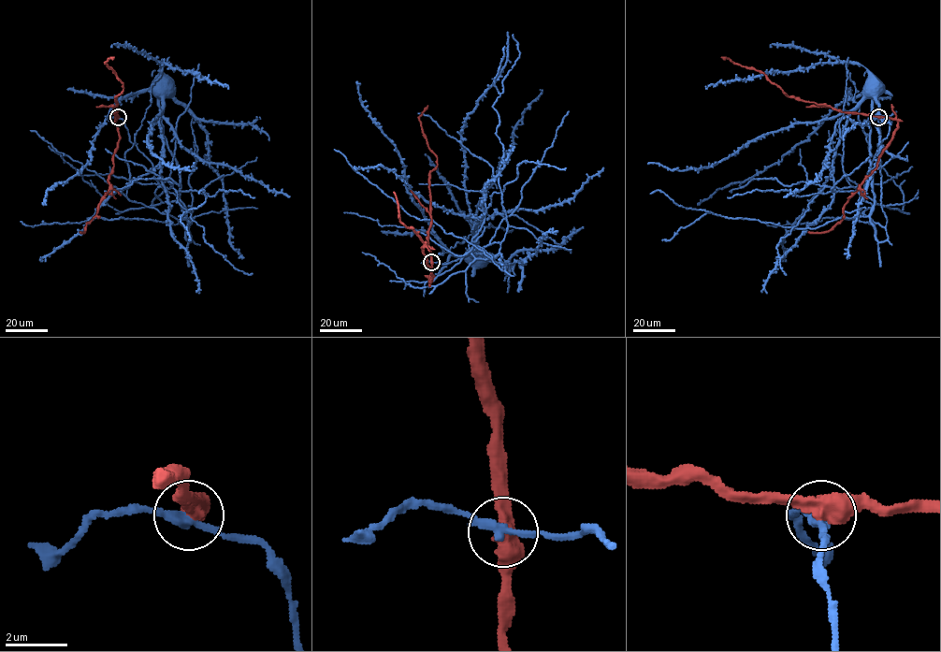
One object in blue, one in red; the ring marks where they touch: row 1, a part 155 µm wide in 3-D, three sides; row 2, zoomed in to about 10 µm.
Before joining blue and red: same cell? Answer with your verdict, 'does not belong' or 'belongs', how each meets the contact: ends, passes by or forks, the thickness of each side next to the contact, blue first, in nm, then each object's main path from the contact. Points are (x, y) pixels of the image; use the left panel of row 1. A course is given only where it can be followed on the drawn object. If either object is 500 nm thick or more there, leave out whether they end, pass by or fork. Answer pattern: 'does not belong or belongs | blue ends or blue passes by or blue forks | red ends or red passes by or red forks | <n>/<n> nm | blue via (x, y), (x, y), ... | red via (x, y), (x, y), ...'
does not belong | 280/500 nm | blue via (118, 117), (186, 216), (178, 162), (164, 135), (162, 86) | red via (118, 117), (115, 124), (119, 139), (109, 190), (96, 214), (86, 223), (83, 233), (79, 231)

